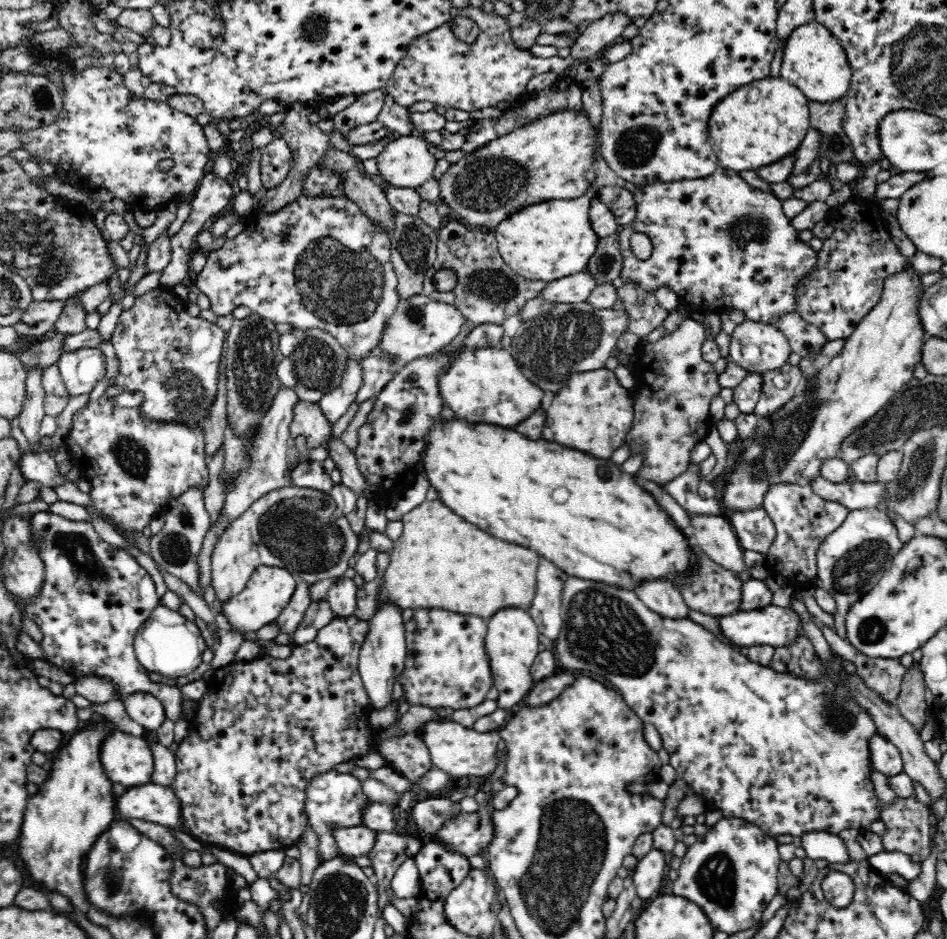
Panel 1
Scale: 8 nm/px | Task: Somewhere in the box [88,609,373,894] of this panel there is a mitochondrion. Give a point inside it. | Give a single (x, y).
(109, 881)

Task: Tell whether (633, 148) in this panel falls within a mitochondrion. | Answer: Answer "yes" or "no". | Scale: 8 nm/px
yes

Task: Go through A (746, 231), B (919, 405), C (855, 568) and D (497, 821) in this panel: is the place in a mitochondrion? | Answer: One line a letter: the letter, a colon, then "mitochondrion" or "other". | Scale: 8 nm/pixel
A: mitochondrion
B: mitochondrion
C: mitochondrion
D: other

